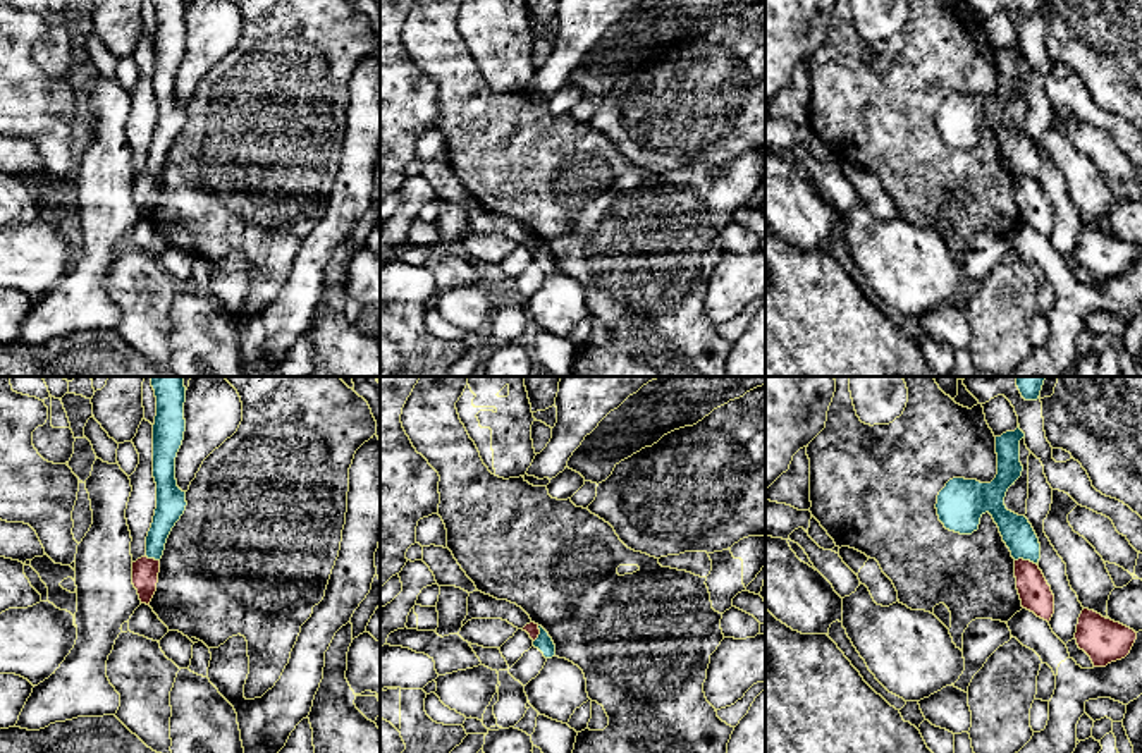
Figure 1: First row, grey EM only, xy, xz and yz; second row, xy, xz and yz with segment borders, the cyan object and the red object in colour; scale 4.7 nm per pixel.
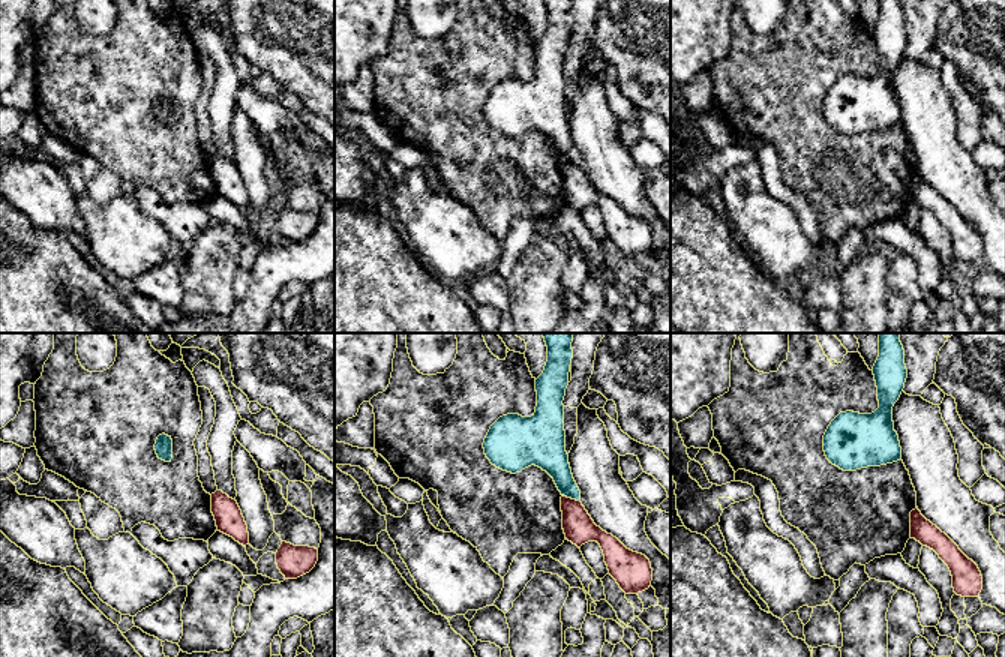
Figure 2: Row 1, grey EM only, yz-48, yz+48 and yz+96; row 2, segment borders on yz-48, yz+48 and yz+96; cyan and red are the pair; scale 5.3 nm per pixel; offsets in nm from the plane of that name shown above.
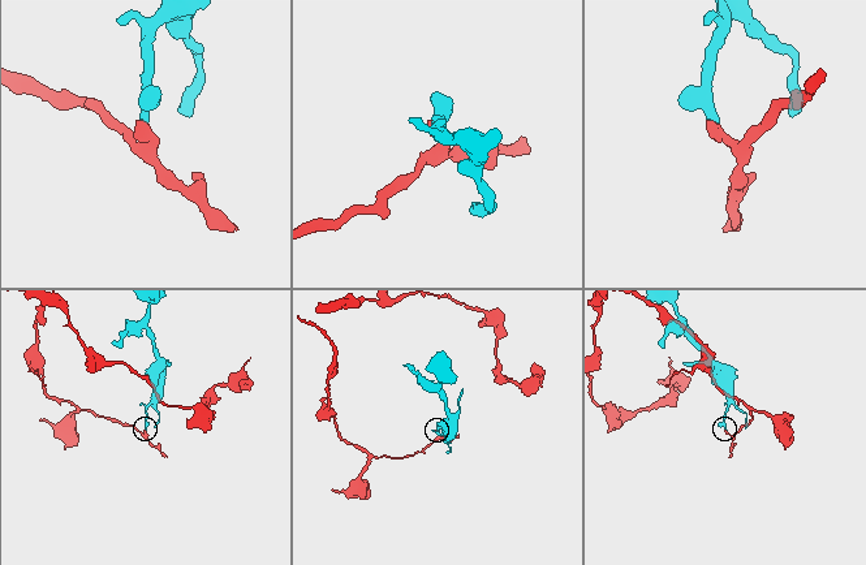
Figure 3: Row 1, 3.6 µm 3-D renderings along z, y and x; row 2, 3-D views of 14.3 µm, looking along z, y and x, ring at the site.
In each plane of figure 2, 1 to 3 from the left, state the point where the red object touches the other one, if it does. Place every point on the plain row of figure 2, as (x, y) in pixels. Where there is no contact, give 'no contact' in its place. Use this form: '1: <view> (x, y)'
1: no contact
2: yz+48 (572, 162)
3: no contact

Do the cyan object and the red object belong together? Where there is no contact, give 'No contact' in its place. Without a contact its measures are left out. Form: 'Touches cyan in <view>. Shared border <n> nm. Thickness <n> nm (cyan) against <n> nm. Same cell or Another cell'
Touches cyan in yz. Shared border 110 nm. Thickness 150 nm (cyan) against 150 nm. Another cell

